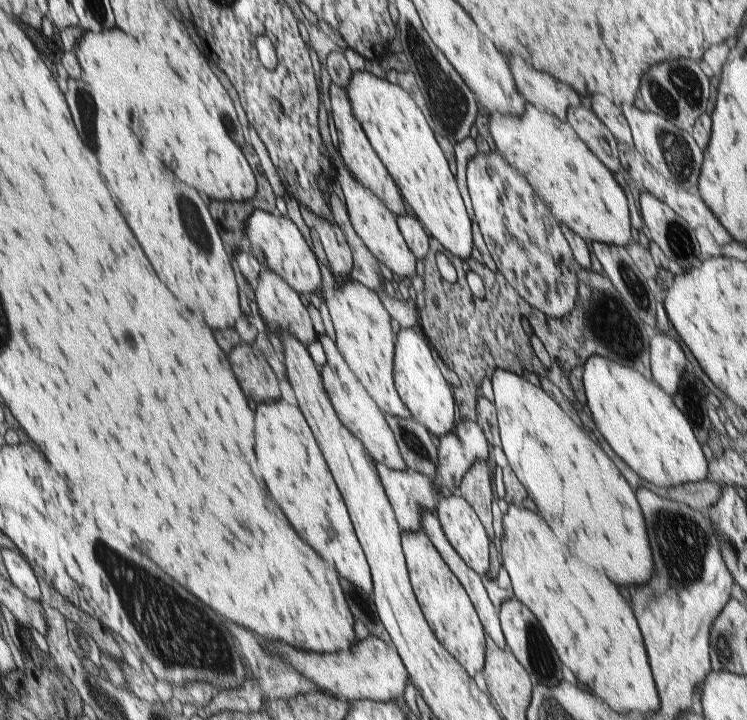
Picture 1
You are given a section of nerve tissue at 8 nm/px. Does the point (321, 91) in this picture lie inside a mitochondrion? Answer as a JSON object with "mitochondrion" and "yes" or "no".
{"mitochondrion":"no"}

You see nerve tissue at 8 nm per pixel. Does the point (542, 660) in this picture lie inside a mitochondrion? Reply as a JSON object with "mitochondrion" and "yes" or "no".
{"mitochondrion":"yes"}

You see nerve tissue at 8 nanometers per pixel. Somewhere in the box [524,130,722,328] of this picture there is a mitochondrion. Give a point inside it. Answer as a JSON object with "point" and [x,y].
{"point":[680,242]}

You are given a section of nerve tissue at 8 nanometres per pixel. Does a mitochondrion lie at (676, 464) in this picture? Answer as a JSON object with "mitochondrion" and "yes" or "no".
{"mitochondrion":"no"}

